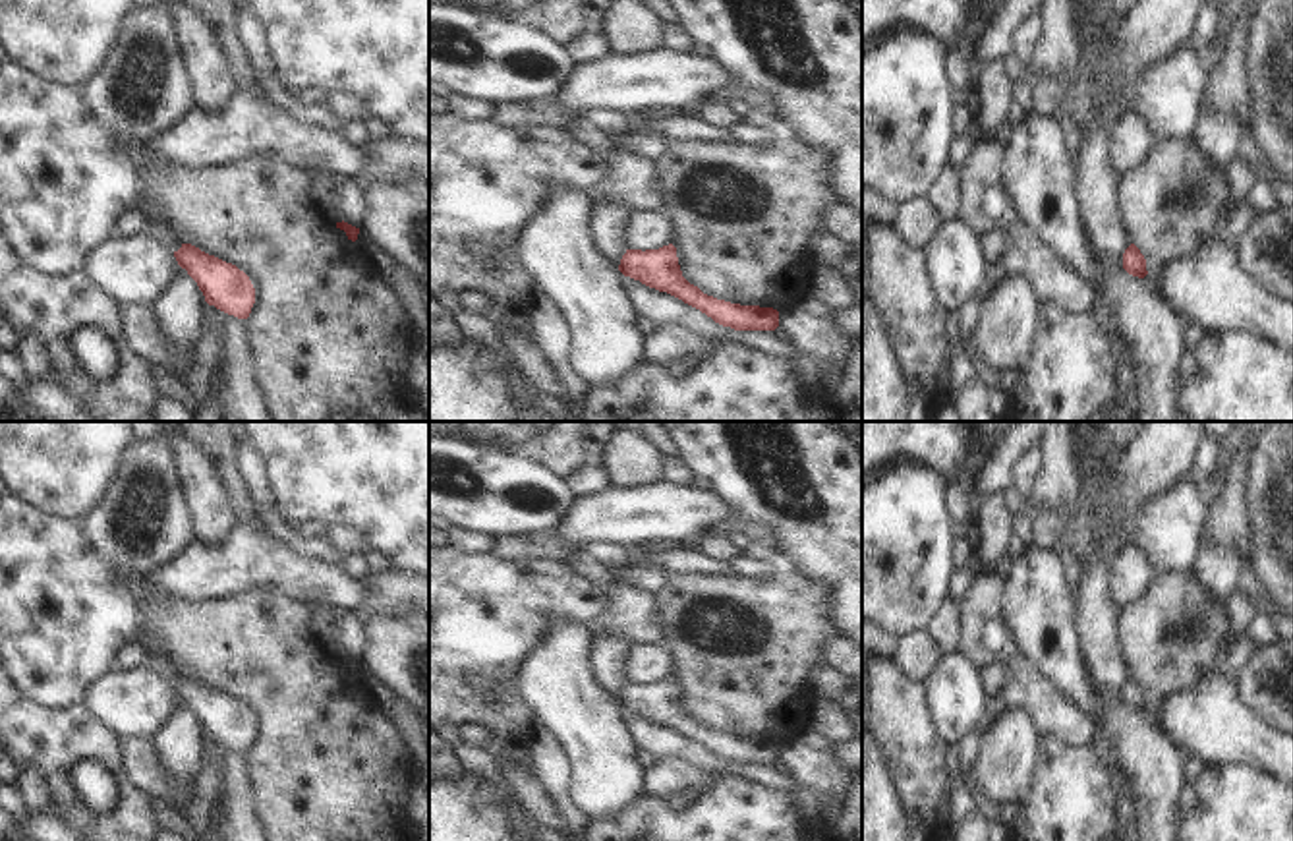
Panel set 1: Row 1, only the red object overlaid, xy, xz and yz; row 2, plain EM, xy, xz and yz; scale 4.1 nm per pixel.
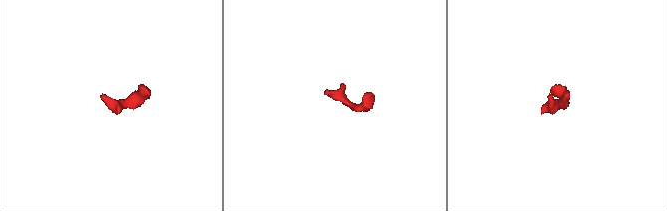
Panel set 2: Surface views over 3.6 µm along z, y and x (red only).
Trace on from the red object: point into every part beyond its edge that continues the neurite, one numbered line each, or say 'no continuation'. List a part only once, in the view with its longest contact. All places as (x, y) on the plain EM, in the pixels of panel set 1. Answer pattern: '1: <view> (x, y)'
1: xy (161, 664)

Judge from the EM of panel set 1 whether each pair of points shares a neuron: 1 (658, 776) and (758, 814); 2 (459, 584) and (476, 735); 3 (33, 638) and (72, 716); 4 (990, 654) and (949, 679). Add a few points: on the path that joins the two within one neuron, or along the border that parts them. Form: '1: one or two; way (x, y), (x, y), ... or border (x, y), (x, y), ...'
1: two; border (714, 776), (700, 789)
2: two; border (457, 724), (480, 724), (489, 739)
3: two; border (24, 696), (43, 706), (80, 704)
4: two; border (959, 650), (980, 667)

